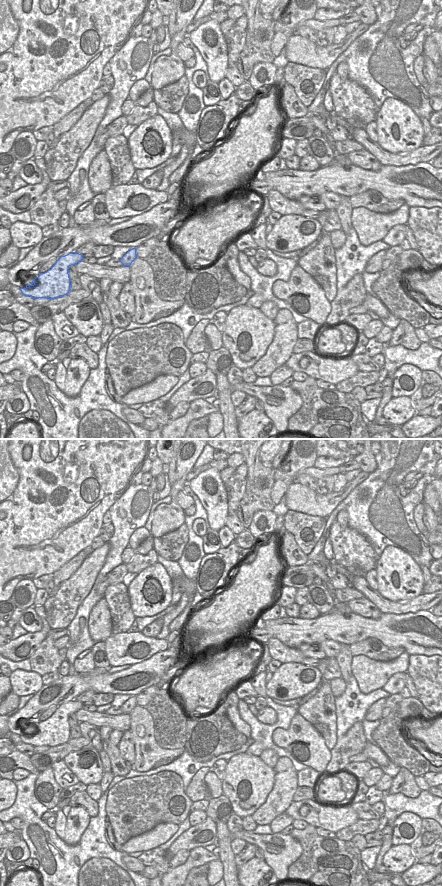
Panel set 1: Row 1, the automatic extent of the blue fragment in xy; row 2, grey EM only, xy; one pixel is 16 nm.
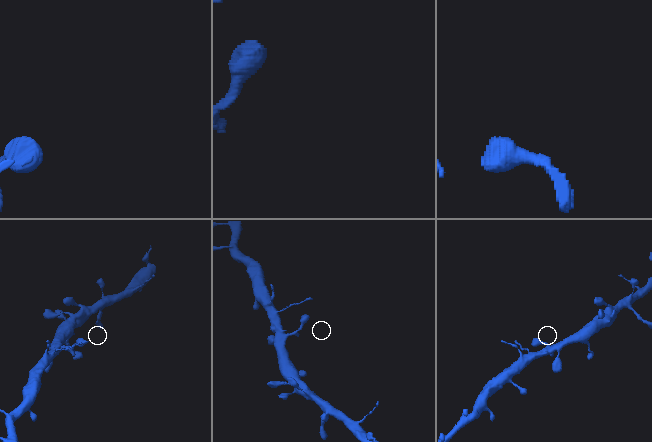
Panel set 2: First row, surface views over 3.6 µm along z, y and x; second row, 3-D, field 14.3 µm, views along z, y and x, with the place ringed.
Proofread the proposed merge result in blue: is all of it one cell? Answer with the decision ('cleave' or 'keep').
keep

